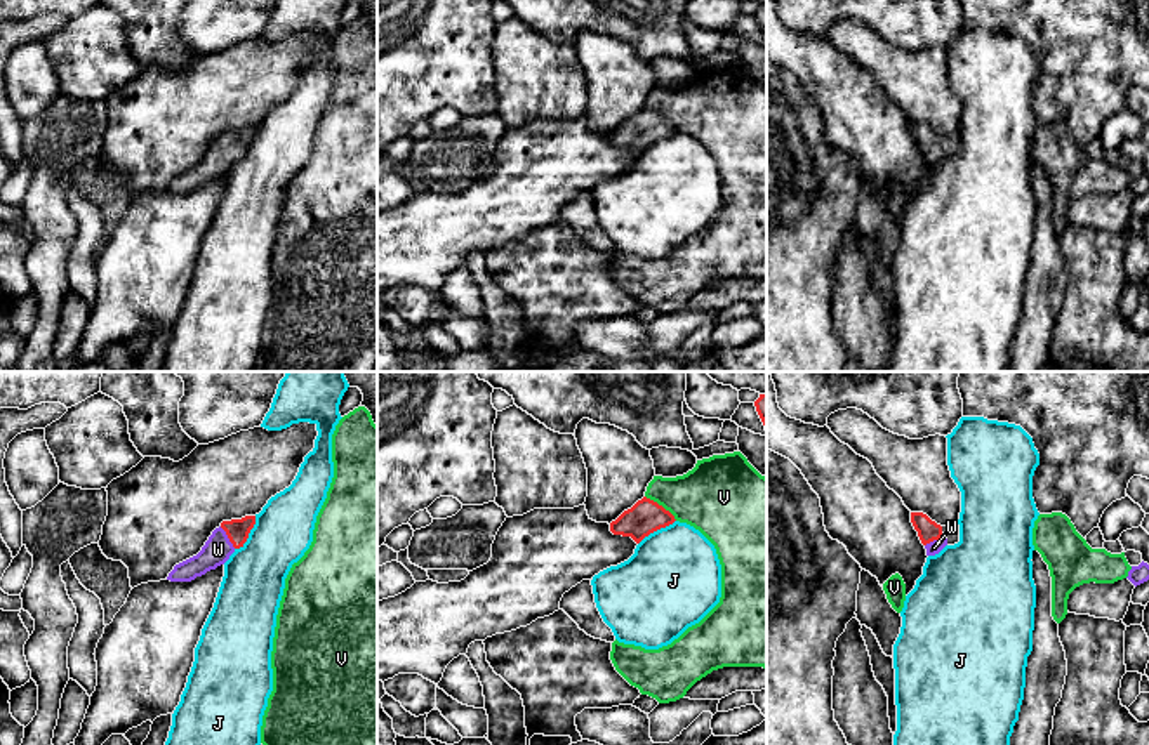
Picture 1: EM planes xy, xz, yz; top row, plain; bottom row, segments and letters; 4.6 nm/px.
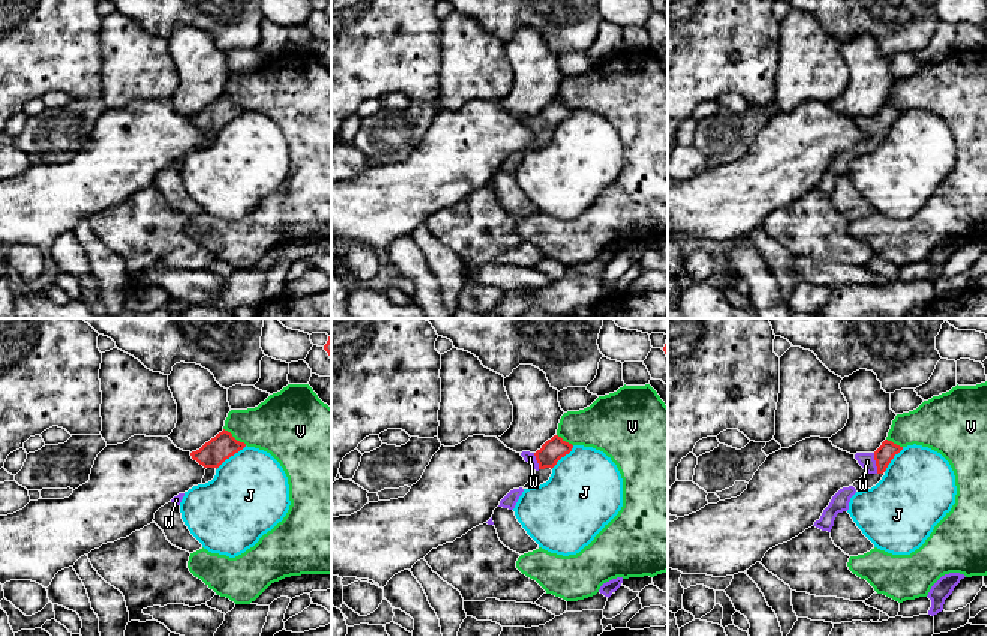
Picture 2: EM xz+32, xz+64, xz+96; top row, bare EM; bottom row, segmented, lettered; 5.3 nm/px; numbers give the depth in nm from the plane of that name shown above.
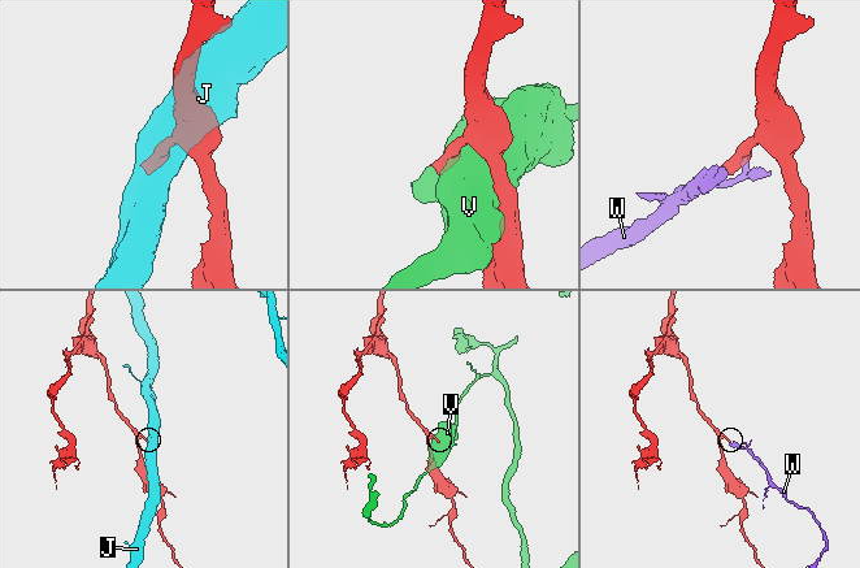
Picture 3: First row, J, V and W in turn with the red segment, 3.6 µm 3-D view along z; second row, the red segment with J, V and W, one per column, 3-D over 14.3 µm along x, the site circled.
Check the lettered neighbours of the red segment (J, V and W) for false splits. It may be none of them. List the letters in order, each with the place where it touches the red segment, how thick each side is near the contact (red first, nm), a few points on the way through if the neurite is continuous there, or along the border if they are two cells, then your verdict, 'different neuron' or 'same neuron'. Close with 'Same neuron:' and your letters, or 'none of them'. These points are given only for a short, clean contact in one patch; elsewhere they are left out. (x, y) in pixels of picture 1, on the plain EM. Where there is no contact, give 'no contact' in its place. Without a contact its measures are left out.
J: meets red in xy at (249, 143); 110 nm thick on the red side, 280 nm on the other; border along xy (256, 127), (249, 148), (235, 160); different neuron
V: meets red in xz at (661, 117); 160 nm thick on the red side, 320 nm on the other; different neuron
W: meets red in xy at (228, 148); 110 nm thick on the red side, 130 nm on the other; runs through xy (237, 141), (228, 148), (218, 160); same neuron
Same neuron: W

